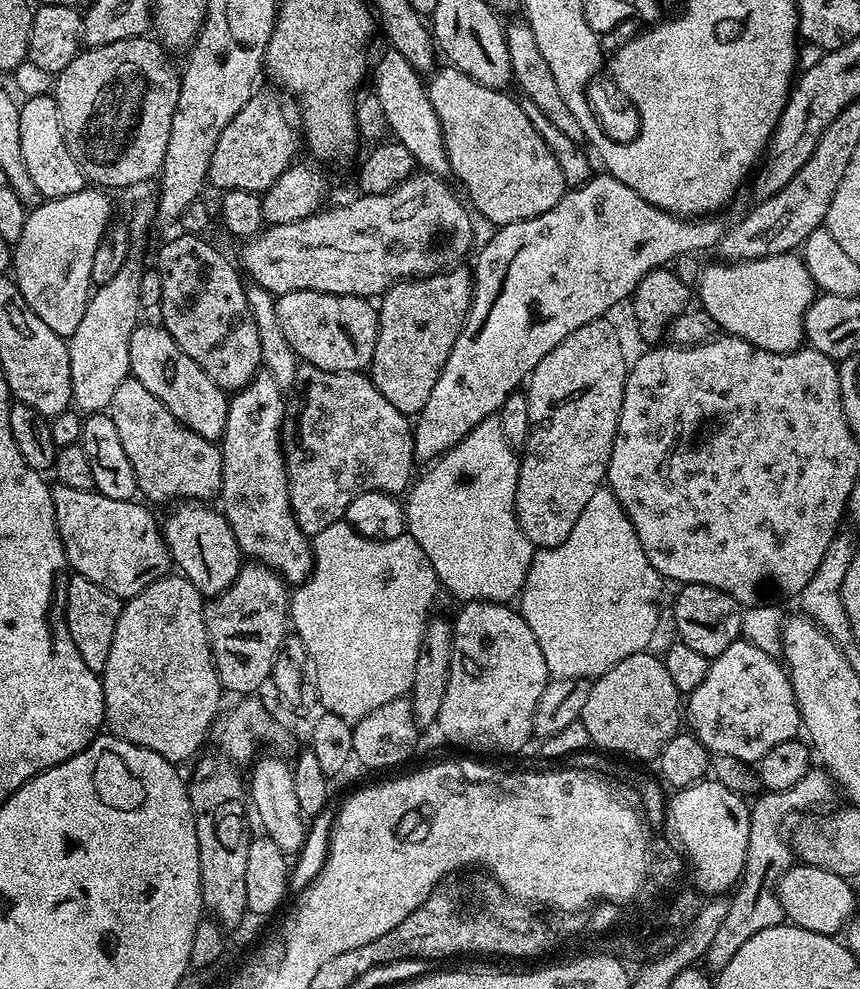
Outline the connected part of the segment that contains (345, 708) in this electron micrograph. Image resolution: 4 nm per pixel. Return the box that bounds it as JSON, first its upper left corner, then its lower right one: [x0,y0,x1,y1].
[290,519,438,722]

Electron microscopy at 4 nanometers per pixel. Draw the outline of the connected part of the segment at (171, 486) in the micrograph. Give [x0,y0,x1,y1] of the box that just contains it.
[110,378,222,505]

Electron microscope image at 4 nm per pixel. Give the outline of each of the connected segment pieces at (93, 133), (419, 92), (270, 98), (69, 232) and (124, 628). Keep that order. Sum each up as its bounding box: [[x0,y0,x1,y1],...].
[[54,35,181,190],[370,50,450,177],[208,90,300,194],[12,188,112,338],[102,574,222,762]]

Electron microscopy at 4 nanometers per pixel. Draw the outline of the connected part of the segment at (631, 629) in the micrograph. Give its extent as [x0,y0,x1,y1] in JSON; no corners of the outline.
[518,486,662,681]

